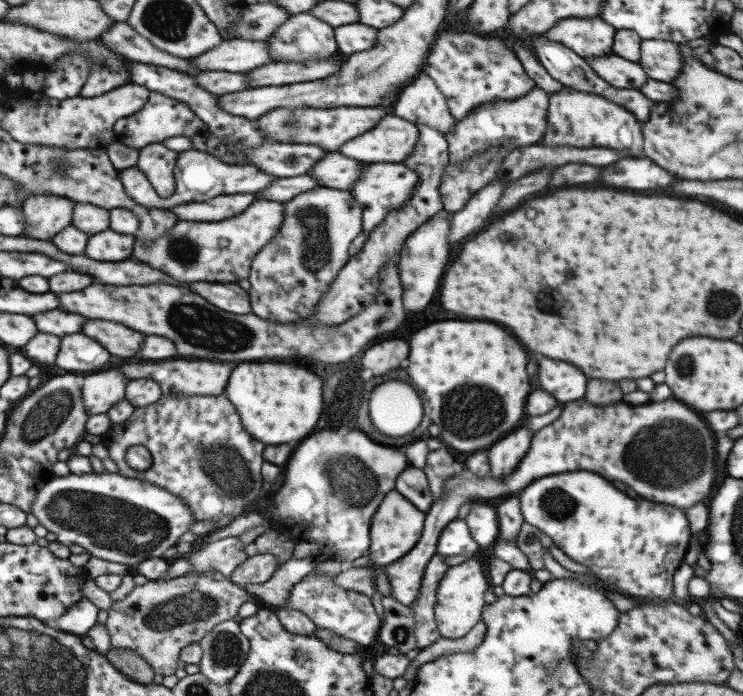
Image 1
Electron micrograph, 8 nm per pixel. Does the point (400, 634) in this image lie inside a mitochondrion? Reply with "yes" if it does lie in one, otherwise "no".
yes

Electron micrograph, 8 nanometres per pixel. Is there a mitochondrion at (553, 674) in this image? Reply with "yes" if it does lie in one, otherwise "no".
yes

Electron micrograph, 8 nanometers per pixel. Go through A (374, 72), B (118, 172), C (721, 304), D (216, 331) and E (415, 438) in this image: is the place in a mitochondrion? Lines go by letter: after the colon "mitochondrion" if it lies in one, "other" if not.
A: mitochondrion
B: other
C: mitochondrion
D: mitochondrion
E: other

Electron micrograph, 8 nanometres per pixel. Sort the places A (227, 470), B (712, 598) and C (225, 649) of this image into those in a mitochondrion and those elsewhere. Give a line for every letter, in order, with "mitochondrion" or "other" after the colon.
A: mitochondrion
B: other
C: mitochondrion

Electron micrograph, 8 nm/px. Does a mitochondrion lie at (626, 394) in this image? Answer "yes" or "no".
no

